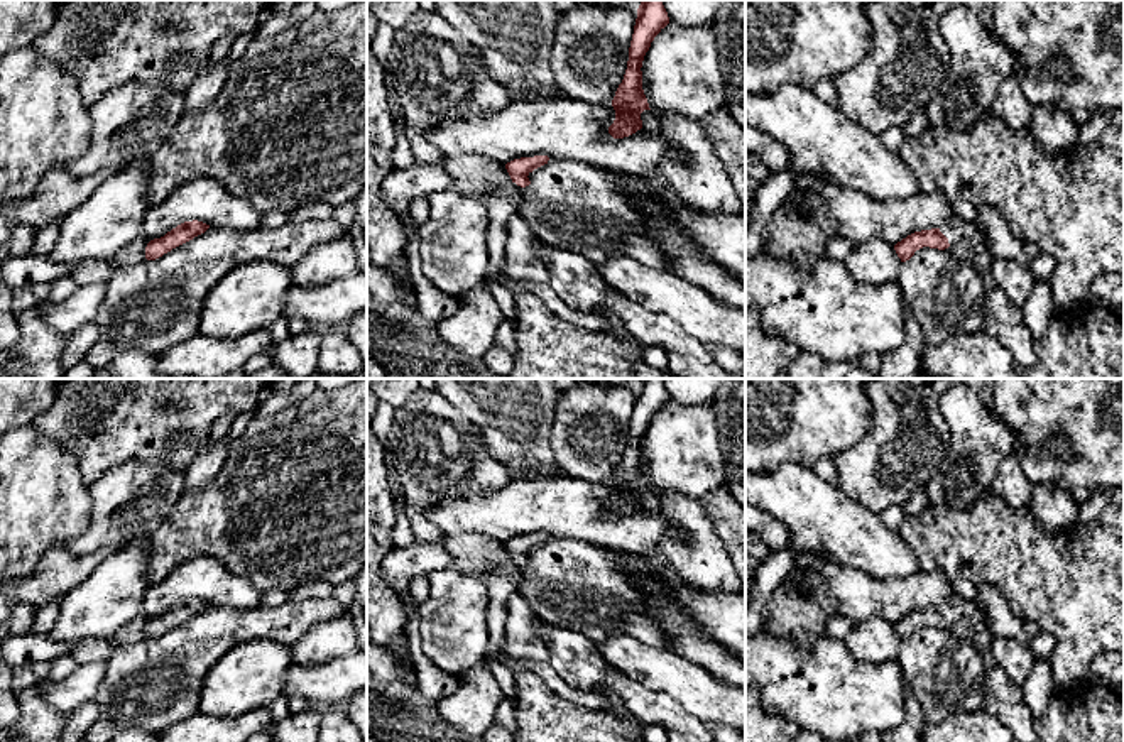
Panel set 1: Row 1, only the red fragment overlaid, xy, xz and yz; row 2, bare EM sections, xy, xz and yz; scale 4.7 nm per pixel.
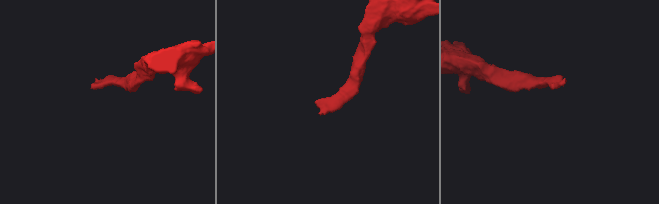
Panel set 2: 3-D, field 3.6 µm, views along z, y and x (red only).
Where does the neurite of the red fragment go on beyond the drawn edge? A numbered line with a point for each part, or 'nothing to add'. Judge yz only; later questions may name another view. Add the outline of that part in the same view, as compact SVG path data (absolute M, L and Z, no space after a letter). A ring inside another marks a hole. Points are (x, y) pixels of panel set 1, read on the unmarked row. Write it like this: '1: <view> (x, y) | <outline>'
1: yz (954, 609) | M952 597L940 607L940 610L948 617L950 624L953 624L955 620L958 620L963 615L972 615L974 619L980 620L990 630L987 612L968 600Z

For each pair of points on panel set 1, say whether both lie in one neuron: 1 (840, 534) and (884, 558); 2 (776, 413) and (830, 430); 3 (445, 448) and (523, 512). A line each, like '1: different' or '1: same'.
1: same
2: same
3: different

